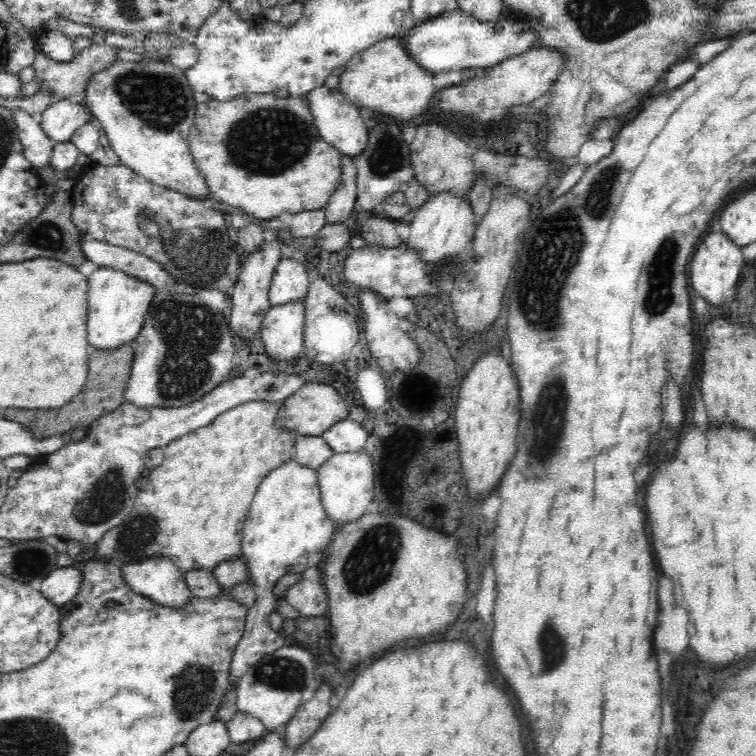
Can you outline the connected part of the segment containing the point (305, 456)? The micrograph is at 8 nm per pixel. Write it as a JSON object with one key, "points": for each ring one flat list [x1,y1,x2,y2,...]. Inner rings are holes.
{"points":[[297,436,293,458,298,464,318,470,335,452,322,436]]}

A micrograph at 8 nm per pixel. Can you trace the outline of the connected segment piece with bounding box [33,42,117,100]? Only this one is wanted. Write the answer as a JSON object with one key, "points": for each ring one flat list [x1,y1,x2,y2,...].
{"points":[[92,42,88,48,76,54,70,62,56,62,38,51,33,62,34,79,40,84,40,89,36,93,47,90,51,95,56,97,54,100,80,99,85,92,86,82,90,80,90,76,100,72,100,70,104,70,104,68,108,68,110,64,116,62,115,52,116,49,114,47,100,47,98,44,95,45]]}

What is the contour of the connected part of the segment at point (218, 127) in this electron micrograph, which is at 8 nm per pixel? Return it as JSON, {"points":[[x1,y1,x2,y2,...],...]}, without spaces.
{"points":[[246,94,246,96,238,96,229,101,217,101,212,99,206,103,198,103,196,105,194,124,190,127,188,136,188,148,190,155,194,160,194,167,202,173,202,177,208,185,208,192,215,196,218,200,222,200,228,206,241,208,246,214,252,214,260,220,270,220,276,218,280,214,298,214,304,211,313,211,324,208,333,195,333,191,340,186,341,182,341,152,331,144,328,144,319,133,314,124,312,113,309,109,308,101,302,97,289,97,286,94]]}

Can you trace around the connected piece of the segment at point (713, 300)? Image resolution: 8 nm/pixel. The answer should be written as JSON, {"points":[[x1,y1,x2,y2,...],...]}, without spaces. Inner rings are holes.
{"points":[[720,232,708,234,702,244,698,244,688,266,689,287,693,294,700,295,714,308,730,306,735,303,736,289,742,281,741,272,746,260,742,258,742,250,733,240]]}

